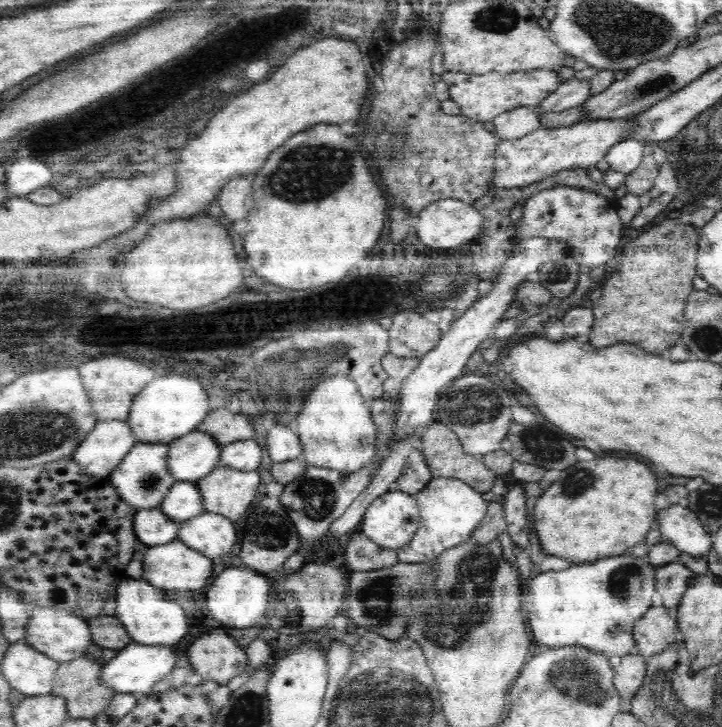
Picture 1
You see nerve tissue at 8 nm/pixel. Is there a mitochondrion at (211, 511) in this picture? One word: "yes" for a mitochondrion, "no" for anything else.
no

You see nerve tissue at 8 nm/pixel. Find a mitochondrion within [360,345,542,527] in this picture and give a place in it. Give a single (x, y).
(472, 405)

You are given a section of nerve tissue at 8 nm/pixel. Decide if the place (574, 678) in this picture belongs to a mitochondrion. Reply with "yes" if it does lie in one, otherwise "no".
yes

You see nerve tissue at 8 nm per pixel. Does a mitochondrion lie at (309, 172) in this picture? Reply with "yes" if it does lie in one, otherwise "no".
yes

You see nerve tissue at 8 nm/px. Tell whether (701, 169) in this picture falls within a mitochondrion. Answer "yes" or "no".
yes

